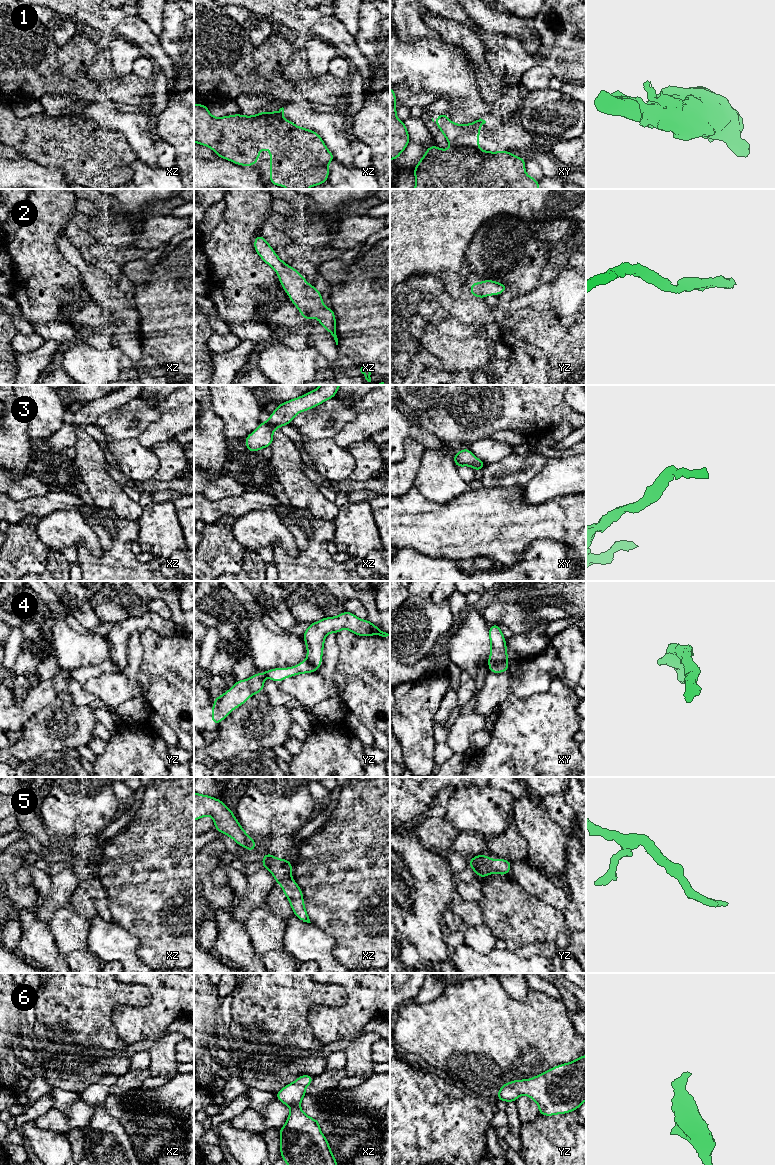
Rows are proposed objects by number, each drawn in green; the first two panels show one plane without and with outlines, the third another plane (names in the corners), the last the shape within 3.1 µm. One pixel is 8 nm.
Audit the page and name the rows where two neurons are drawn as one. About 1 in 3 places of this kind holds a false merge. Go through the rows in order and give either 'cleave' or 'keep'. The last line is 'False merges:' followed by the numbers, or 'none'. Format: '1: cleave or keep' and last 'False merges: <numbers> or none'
1: cleave
2: keep
3: keep
4: keep
5: keep
6: keep
False merges: 1

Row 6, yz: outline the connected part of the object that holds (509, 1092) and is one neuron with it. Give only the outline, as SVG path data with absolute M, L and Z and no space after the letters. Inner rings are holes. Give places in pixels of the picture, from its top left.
M586 1055L530 1079L505 1083L496 1100L515 1102L522 1094L538 1104L539 1115L553 1116L578 1110L586 1100Z

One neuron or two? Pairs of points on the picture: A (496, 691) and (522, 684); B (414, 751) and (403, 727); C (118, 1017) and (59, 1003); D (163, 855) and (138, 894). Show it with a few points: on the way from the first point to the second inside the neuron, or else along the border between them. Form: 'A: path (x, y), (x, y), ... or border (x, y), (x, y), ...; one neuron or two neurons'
A: path (502, 685), (516, 684); one neuron
B: path (414, 745), (414, 738), (409, 733); one neuron
C: border (124, 1003), (119, 1003), (111, 1015), (120, 1037); two neurons
D: path (163, 865), (163, 869), (148, 884); one neuron

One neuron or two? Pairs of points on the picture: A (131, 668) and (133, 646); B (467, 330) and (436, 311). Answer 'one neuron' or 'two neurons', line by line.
A: one neuron
B: one neuron

